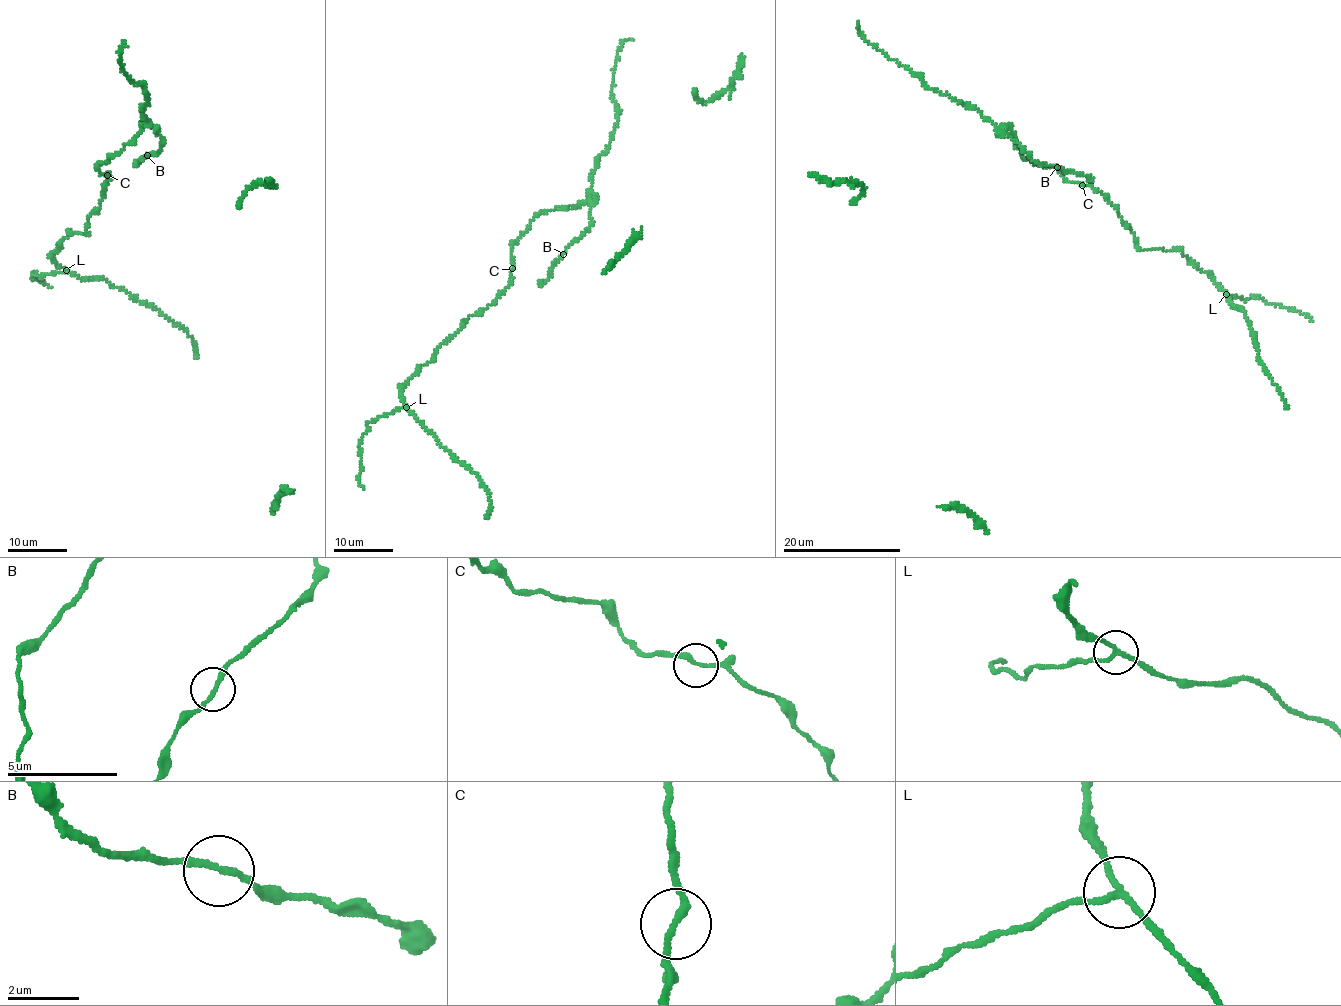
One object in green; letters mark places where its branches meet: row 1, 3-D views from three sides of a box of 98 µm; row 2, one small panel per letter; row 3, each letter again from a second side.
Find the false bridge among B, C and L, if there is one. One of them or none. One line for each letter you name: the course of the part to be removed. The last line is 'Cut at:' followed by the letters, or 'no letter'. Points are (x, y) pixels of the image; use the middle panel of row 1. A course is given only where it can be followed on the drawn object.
L: Course of the part to remove: (406, 407), (367, 424), (367, 431), (359, 444), (361, 468), (358, 482), (364, 488)
Cut at: L

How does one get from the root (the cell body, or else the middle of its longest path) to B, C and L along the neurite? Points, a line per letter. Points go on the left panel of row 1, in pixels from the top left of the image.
B: (143, 108), (142, 116), (160, 137), (162, 146), (156, 153), (147, 155)
C: (143, 108), (142, 116), (149, 122), (147, 120), (143, 129), (119, 153), (99, 165), (99, 173), (107, 175)
L: (143, 108), (149, 122), (99, 165), (109, 177), (87, 219), (88, 234), (69, 232), (53, 254), (65, 271)

